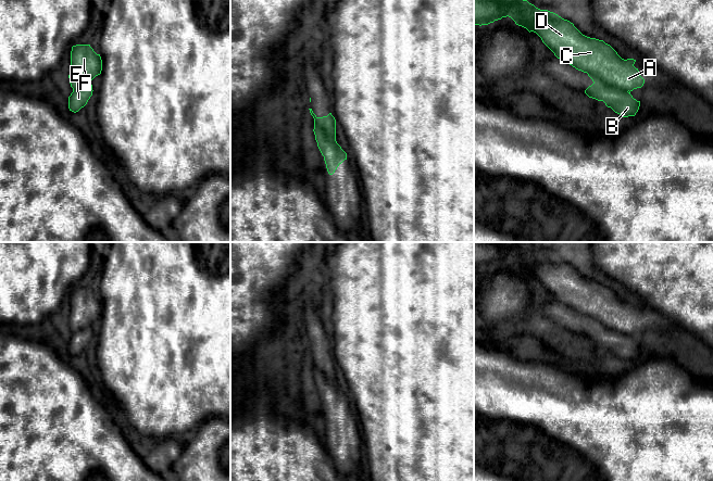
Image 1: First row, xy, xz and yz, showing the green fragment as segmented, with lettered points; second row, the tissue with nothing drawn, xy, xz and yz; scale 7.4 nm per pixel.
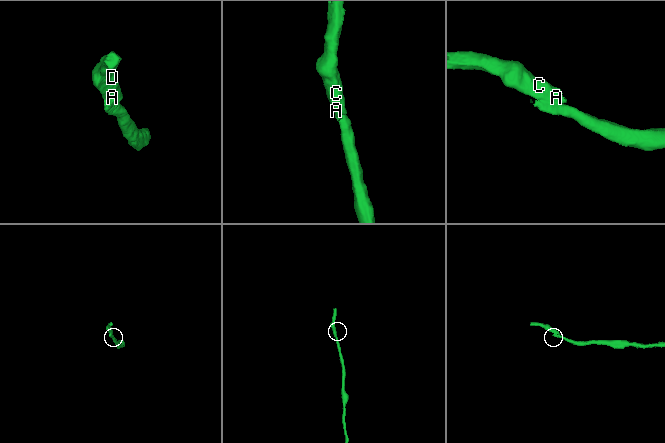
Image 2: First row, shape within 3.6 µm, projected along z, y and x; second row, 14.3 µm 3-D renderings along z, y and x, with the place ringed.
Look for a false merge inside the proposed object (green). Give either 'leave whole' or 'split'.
split

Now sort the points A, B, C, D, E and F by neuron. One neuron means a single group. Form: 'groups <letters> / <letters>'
groups A C D F / B E

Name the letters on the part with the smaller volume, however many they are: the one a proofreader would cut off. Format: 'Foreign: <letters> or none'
Foreign: A, C, D, F

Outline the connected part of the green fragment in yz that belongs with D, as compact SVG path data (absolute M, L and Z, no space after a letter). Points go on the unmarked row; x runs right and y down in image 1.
M474 242L474 267L488 268L502 261L511 261L516 268L536 276L554 299L578 314L591 317L611 330L626 334L641 331L645 322L634 309L636 303L622 302L603 283L583 278L573 266L548 253L540 253L524 242Z

